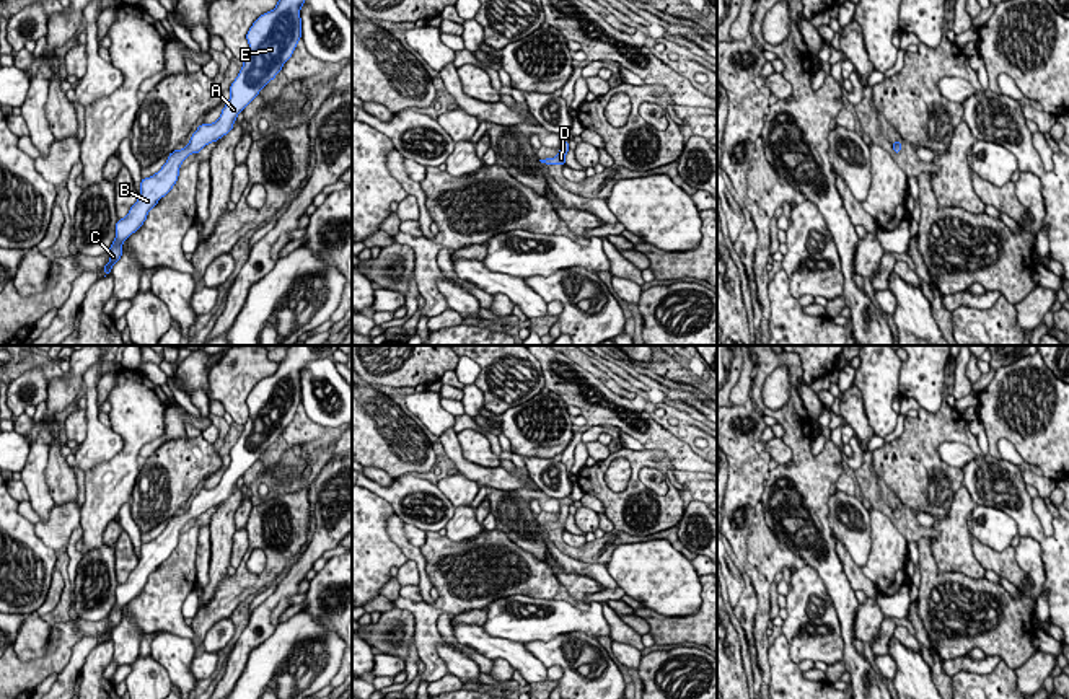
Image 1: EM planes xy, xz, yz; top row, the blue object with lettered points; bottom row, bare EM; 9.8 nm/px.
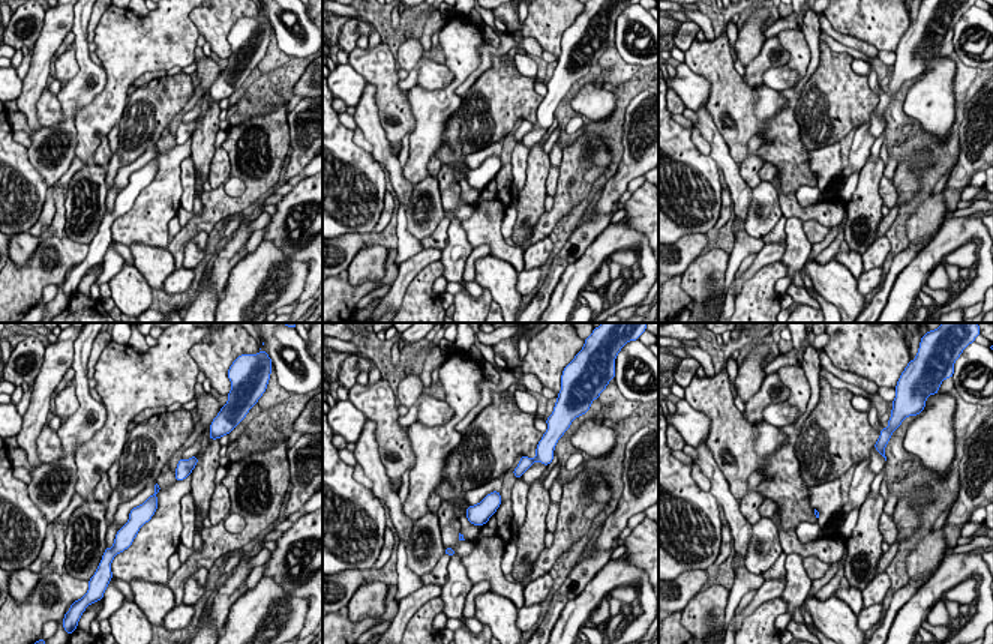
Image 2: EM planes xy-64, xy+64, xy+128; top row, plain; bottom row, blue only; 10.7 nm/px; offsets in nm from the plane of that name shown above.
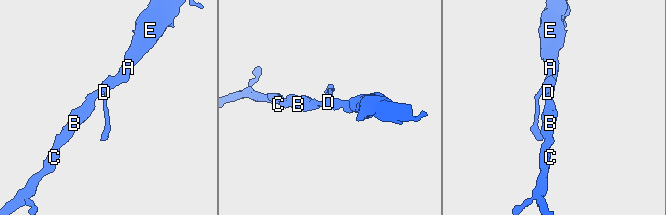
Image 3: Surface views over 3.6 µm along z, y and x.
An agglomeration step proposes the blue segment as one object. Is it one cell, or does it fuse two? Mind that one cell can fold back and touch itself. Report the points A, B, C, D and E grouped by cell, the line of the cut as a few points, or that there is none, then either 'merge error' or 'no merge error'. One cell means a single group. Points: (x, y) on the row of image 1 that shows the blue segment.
A B C D E; no cut; no merge error

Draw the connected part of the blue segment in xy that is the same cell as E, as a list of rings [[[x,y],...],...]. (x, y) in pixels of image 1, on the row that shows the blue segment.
[[[279,0],[272,11],[261,15],[253,23],[246,34],[249,52],[243,60],[243,68],[230,85],[230,101],[213,124],[200,124],[184,148],[169,153],[158,173],[142,179],[137,202],[116,223],[116,238],[108,249],[109,262],[103,267],[106,275],[121,259],[122,243],[140,230],[148,212],[173,189],[183,161],[191,153],[196,155],[205,145],[227,135],[233,129],[238,114],[275,78],[292,57],[301,39],[300,10],[303,3],[305,0]]]

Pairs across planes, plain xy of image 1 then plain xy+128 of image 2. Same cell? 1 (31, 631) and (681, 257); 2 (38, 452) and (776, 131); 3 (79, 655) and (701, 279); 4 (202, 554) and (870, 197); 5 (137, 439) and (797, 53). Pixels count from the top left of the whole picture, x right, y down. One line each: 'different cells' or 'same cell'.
1: different cells
2: different cells
3: different cells
4: different cells
5: same cell

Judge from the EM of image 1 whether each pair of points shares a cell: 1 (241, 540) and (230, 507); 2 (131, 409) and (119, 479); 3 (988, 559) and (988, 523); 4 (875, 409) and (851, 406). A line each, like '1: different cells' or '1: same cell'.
1: different cells
2: same cell
3: different cells
4: different cells

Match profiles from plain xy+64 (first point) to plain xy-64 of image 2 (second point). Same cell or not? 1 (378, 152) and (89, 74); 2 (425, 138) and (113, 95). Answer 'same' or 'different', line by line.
1: different
2: same

